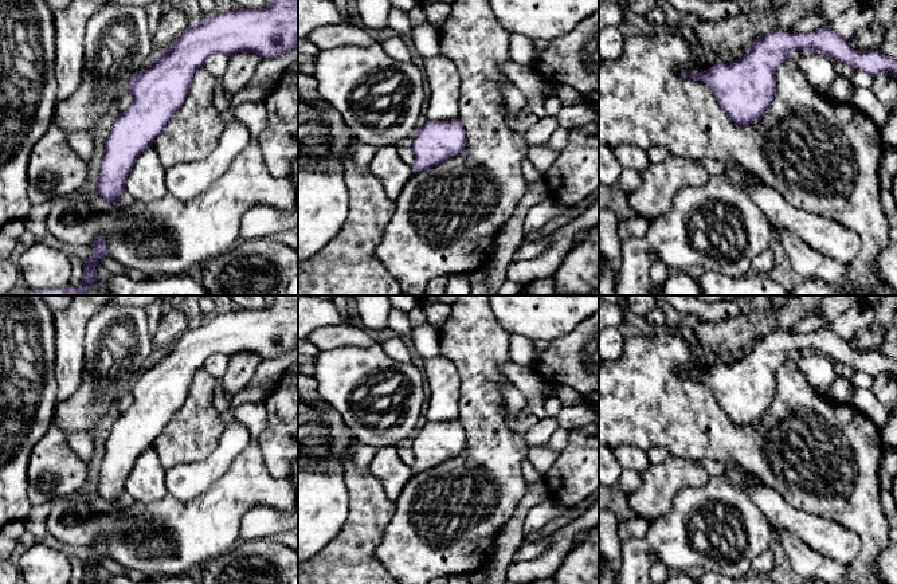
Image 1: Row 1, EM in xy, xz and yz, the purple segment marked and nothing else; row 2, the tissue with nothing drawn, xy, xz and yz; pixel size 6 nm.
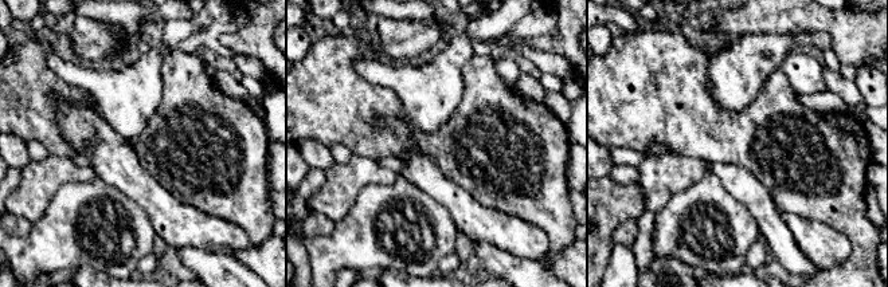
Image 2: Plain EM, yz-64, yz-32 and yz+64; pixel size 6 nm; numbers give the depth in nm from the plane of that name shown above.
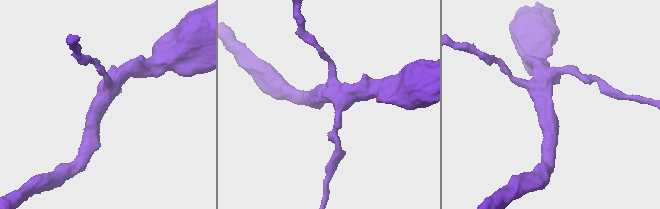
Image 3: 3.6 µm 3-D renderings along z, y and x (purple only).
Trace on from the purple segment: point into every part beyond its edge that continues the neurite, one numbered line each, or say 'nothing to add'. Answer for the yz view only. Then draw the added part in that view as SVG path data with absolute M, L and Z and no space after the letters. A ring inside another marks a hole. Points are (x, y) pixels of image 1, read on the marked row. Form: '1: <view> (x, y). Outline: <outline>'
nothing to add

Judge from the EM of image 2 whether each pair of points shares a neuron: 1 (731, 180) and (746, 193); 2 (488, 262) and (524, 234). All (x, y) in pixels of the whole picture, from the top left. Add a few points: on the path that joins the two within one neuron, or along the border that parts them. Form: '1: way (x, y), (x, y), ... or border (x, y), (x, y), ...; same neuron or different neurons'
1: way (735, 183), (742, 189); same neuron
2: border (472, 242), (488, 242), (532, 260); different neurons

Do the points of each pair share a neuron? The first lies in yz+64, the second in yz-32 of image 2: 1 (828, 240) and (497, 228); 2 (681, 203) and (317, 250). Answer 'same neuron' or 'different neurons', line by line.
1: same neuron
2: same neuron

